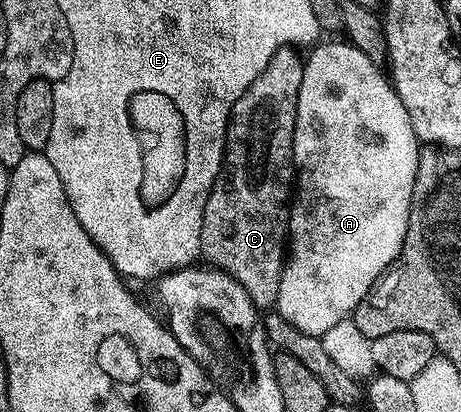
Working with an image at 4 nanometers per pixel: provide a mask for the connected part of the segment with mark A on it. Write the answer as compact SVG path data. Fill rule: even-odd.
M324 41L307 52L311 53L304 57L302 66L294 124L296 192L290 205L288 256L276 302L277 313L292 327L320 338L328 327L336 327L353 314L402 250L420 152L408 111L404 111L387 74L349 41Z

